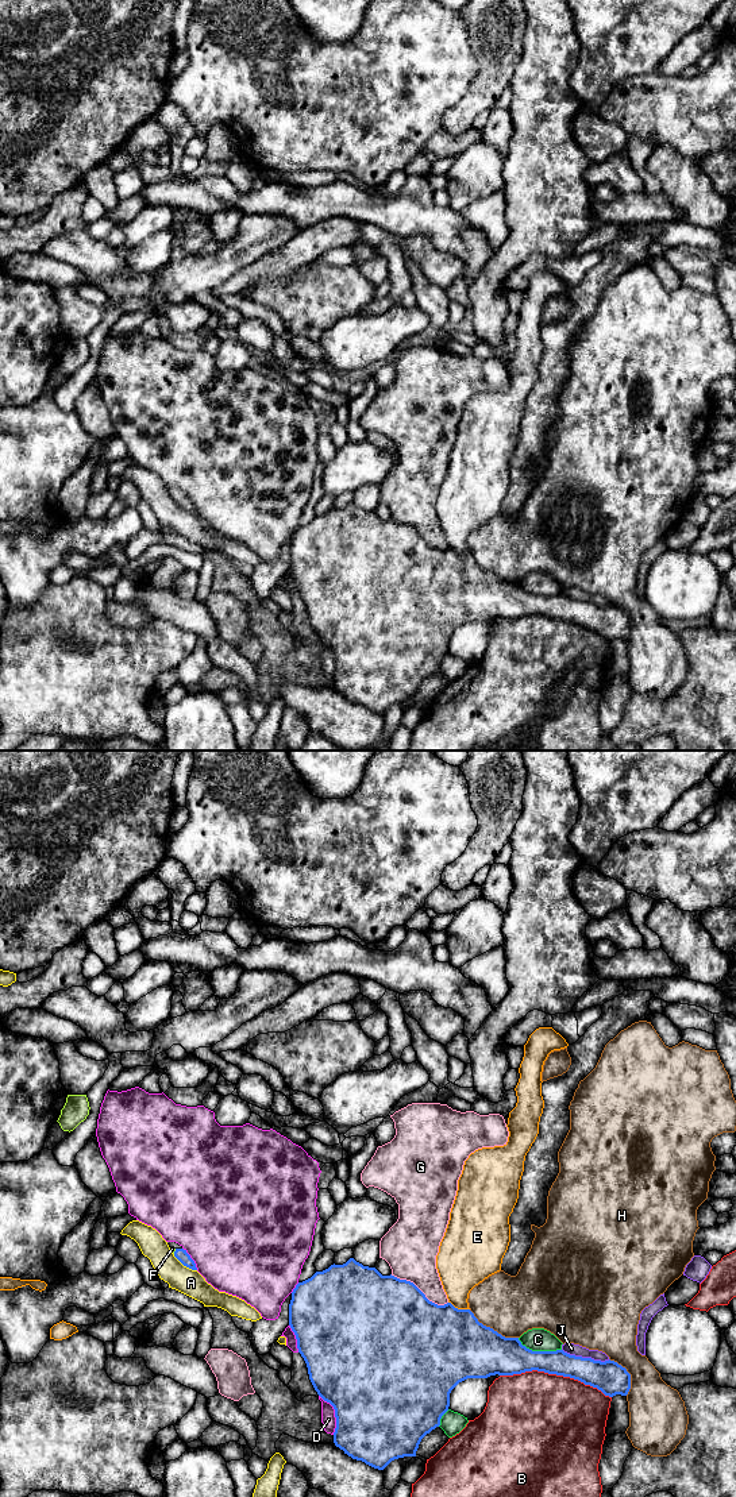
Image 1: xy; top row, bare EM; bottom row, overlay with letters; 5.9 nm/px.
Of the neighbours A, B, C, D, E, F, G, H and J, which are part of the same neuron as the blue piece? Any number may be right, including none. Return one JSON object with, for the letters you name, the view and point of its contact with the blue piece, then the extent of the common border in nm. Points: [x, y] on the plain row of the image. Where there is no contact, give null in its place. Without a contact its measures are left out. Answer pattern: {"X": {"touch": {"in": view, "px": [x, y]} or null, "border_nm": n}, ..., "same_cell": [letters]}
{"F": {"touch": {"in": "xy", "px": [174, 496]}, "border_nm": 40}, "same_cell": ["F"]}

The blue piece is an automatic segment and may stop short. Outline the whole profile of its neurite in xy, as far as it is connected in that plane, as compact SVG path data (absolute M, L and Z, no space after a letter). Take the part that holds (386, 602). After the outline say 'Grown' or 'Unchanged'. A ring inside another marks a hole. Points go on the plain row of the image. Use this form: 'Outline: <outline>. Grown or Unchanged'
Outline: M354 502L316 516L296 529L289 548L289 570L315 634L335 653L335 690L352 703L378 714L394 703L416 701L421 683L440 670L442 660L448 655L451 634L467 622L537 614L578 624L609 641L627 640L631 633L631 618L614 605L594 605L563 594L532 595L519 582L505 582L479 567L470 553L458 553L451 547L438 549L413 526L392 518L382 520L375 512L363 510Z. Unchanged

